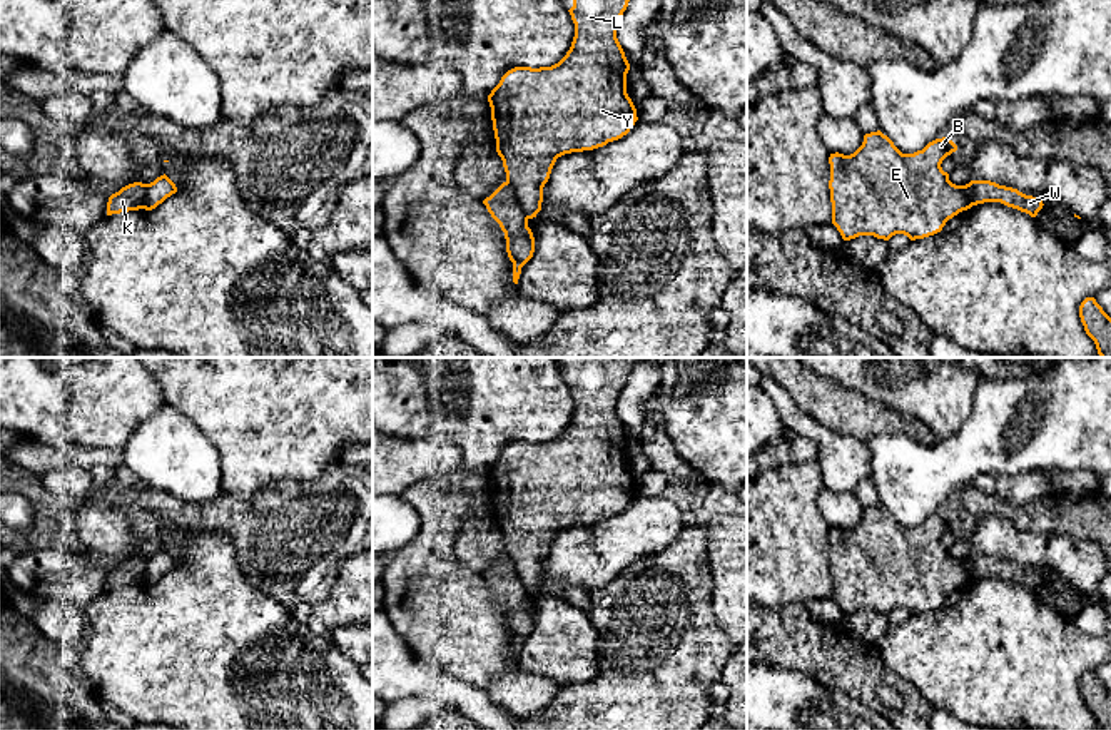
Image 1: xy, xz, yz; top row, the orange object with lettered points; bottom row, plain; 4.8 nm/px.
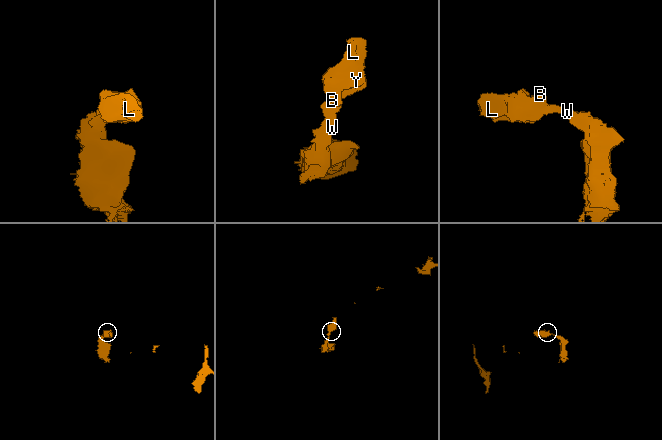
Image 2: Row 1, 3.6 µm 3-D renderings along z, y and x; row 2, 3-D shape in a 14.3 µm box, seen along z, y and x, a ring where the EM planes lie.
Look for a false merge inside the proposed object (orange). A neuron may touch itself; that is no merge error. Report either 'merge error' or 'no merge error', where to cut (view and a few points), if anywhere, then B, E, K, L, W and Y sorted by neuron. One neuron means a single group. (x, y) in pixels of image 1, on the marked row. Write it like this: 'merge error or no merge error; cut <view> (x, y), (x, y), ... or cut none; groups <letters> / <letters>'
merge error; cut xz (507, 181), (528, 217); groups B E L Y / K W

